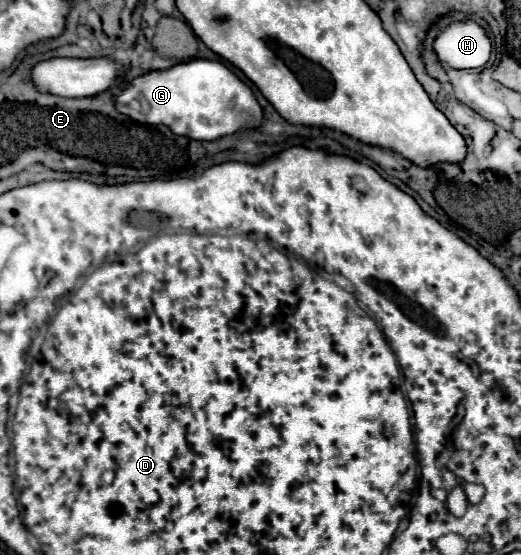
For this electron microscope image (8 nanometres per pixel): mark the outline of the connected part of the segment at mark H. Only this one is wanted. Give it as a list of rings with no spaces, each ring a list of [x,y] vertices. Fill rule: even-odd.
[[[450,20],[434,38],[434,54],[450,70],[482,70],[492,52],[490,32],[476,20]]]

